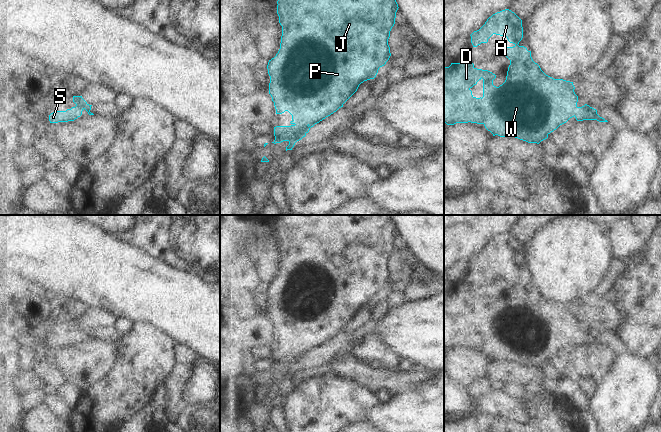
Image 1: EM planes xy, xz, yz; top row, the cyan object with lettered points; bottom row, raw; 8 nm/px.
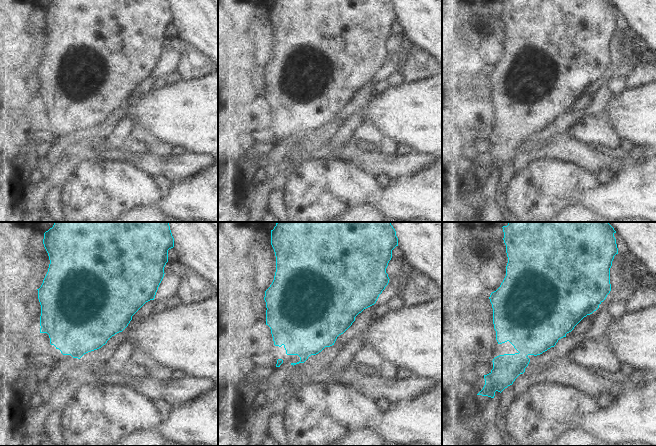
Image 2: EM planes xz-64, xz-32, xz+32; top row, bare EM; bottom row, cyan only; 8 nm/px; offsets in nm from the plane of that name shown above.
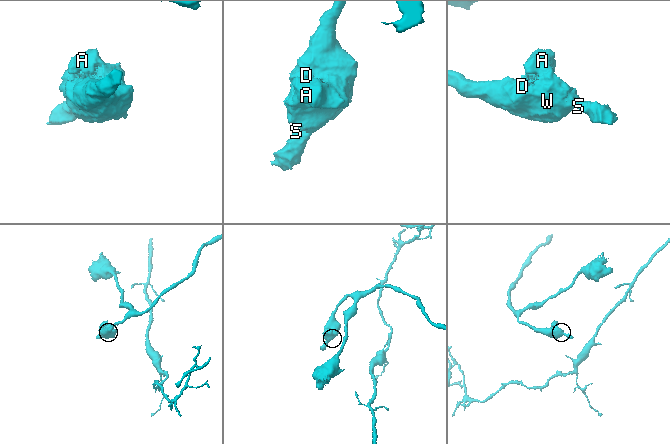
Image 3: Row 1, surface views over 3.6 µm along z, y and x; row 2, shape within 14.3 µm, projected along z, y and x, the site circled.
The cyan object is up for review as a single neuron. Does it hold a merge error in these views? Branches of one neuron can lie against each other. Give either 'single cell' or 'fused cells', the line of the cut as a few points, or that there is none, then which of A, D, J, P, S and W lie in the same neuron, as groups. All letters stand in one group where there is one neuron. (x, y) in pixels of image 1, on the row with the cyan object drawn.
single cell | no cut | A D J P S W

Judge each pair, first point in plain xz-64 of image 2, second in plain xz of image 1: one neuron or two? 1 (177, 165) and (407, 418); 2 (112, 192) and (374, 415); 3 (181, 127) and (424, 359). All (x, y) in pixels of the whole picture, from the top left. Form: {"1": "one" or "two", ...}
{"1": "two", "2": "two", "3": "one"}

